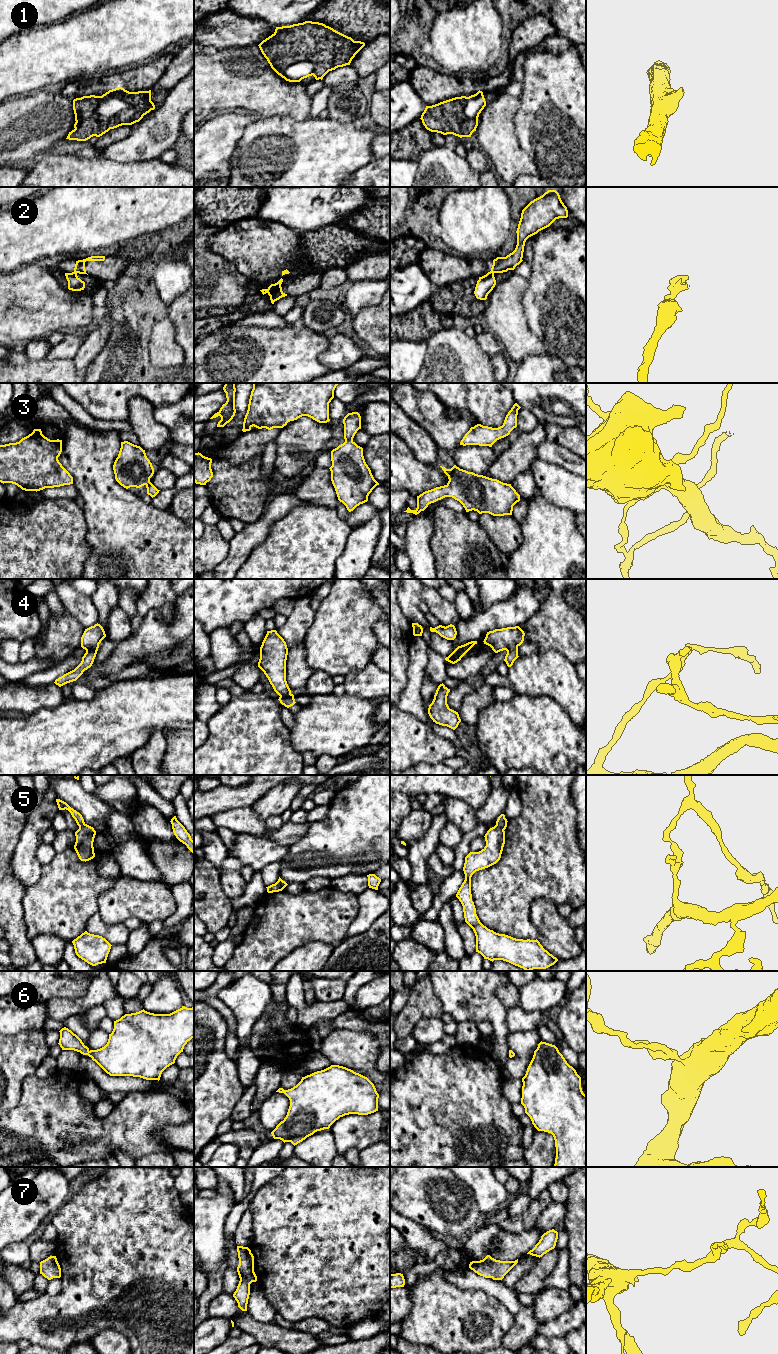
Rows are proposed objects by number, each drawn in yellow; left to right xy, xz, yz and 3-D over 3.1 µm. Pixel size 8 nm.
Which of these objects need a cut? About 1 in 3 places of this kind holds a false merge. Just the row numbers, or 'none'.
2, 4, 5

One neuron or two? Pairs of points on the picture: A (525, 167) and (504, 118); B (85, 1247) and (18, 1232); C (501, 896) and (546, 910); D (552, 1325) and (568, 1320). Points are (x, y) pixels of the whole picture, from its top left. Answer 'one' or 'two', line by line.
A: one
B: two
C: two
D: one

